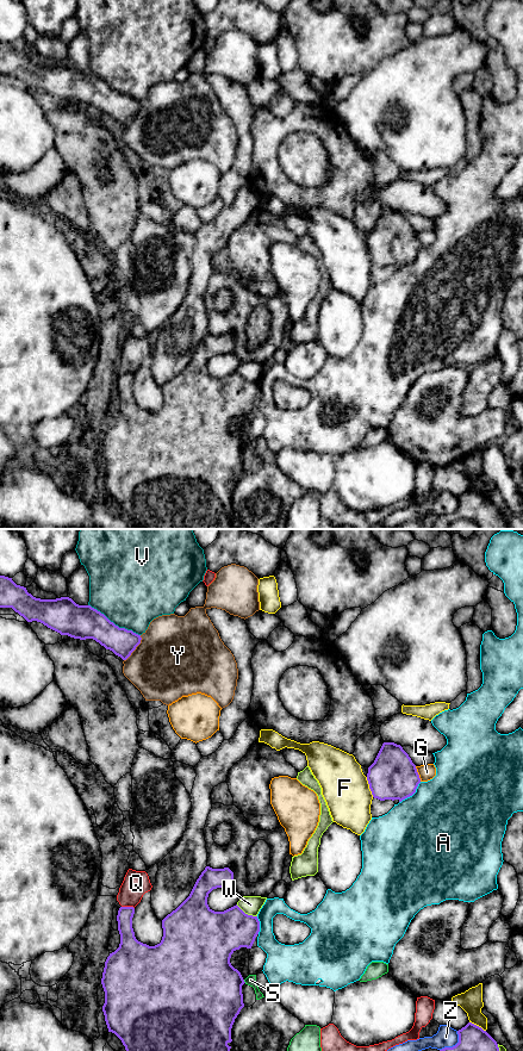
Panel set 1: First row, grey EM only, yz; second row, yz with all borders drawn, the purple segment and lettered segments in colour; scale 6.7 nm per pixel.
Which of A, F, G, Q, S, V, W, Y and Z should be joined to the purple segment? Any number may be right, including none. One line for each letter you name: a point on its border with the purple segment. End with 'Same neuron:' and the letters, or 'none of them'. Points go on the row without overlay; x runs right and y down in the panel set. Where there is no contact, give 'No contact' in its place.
V: Touches purple at yz (113, 89)
Same neuron: V

